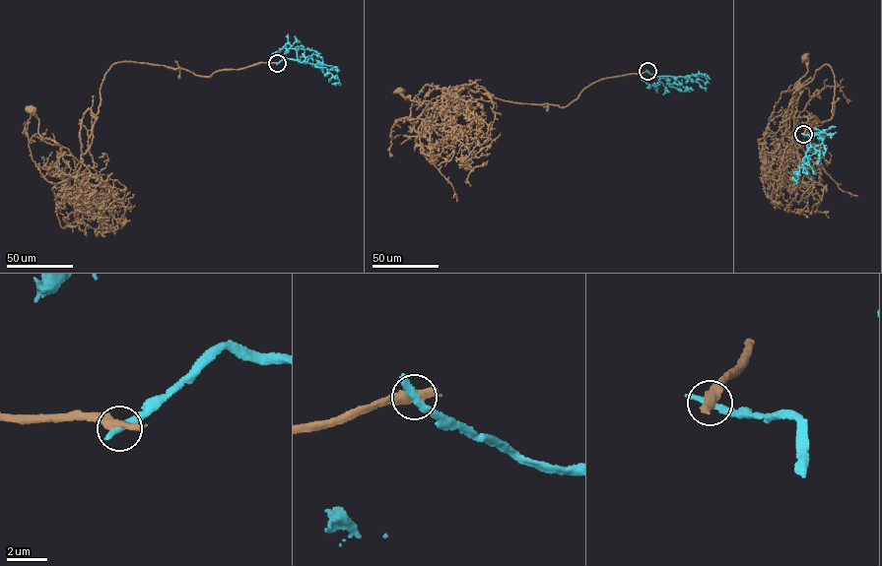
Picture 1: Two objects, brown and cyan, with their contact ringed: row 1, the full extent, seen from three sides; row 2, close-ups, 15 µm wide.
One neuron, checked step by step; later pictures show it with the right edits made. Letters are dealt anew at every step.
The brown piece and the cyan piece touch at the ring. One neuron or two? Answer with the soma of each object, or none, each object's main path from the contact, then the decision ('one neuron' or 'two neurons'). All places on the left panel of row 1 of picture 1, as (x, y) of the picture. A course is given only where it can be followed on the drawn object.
cell body of brown at (32, 110); no cell body on cyan; brown runs (277, 63), (205, 77), (179, 68), (112, 64), (78, 174), (68, 149), (41, 139), (32, 110); cyan runs (277, 63), (285, 58), (325, 67), (327, 73), (339, 81), (331, 84); two neurons

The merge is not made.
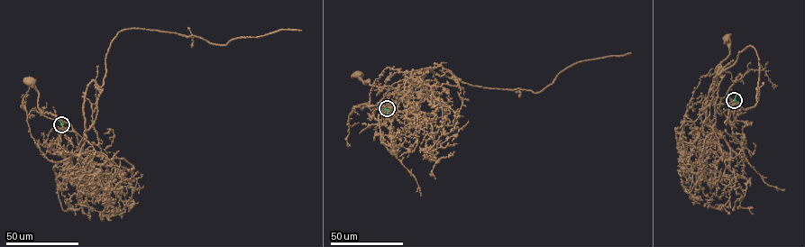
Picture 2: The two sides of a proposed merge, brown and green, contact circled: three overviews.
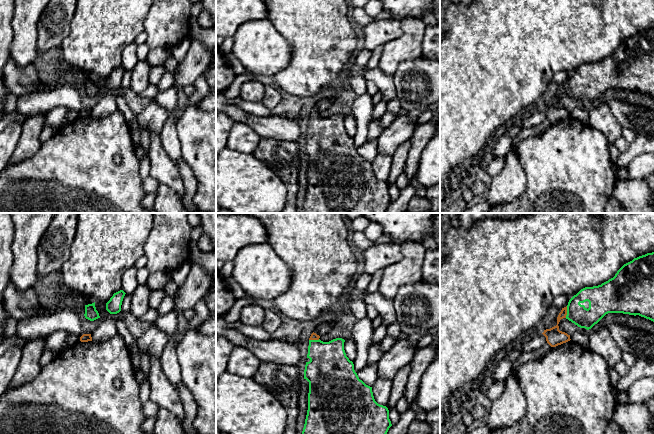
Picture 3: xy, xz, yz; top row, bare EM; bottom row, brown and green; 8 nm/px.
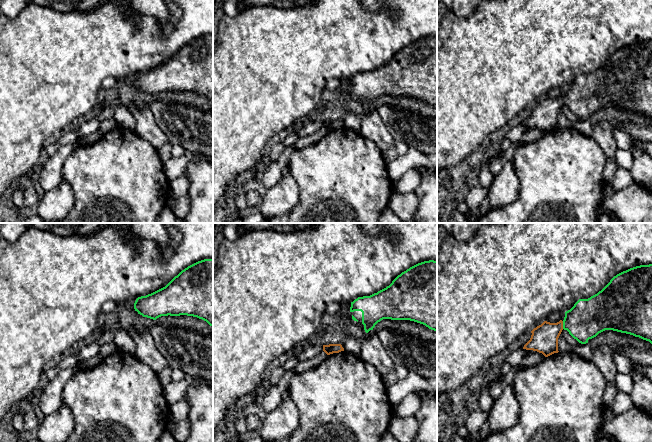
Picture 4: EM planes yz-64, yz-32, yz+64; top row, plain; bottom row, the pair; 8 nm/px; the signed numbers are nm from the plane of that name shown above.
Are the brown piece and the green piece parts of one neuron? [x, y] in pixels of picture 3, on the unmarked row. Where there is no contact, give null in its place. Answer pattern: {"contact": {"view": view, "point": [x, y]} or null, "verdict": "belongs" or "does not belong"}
{"contact": {"view": "yz", "point": [566, 88]}, "verdict": "belongs"}

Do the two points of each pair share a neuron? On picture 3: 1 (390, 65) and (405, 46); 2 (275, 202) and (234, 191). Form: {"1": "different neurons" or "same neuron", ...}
{"1": "same neuron", "2": "same neuron"}

